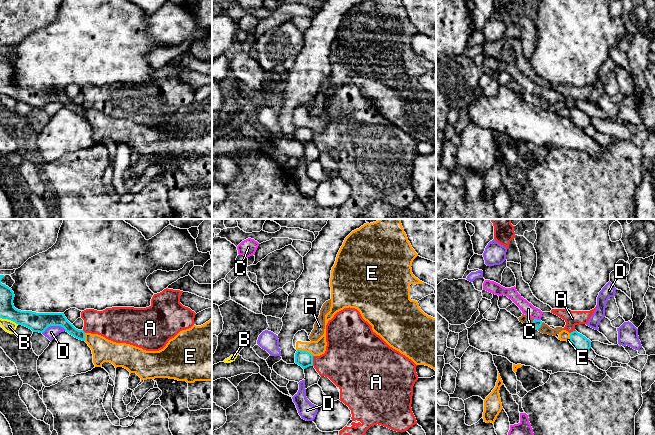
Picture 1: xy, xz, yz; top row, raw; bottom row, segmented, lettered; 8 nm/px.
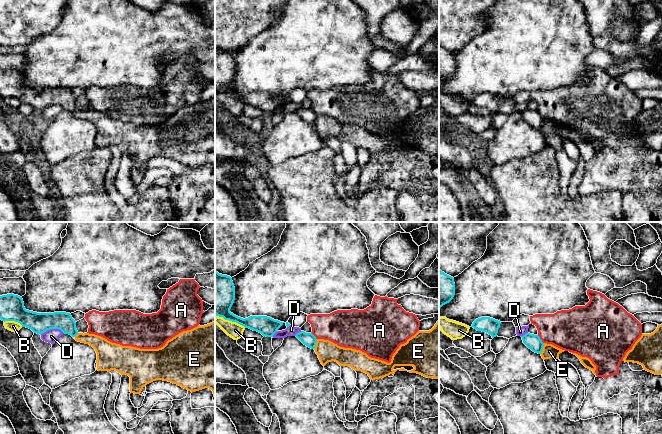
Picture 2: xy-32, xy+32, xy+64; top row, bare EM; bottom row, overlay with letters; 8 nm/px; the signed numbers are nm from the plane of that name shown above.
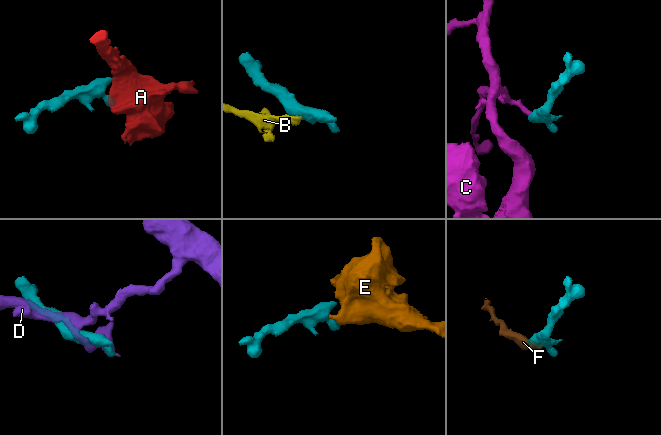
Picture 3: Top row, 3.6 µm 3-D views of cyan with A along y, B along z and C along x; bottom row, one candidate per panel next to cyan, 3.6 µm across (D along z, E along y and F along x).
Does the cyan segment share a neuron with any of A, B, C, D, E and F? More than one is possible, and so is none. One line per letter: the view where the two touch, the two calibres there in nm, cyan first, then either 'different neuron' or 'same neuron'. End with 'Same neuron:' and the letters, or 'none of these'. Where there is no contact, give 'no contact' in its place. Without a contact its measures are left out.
A: xz | 130/340 nm | different neuron
B: xy | 160/100 nm | different neuron
C: yz | 80/100 nm | different neuron
D: xy | 160/100 nm | different neuron
E: xz | 130/120 nm | different neuron
F: yz | 80/80 nm | same neuron
Same neuron: F

